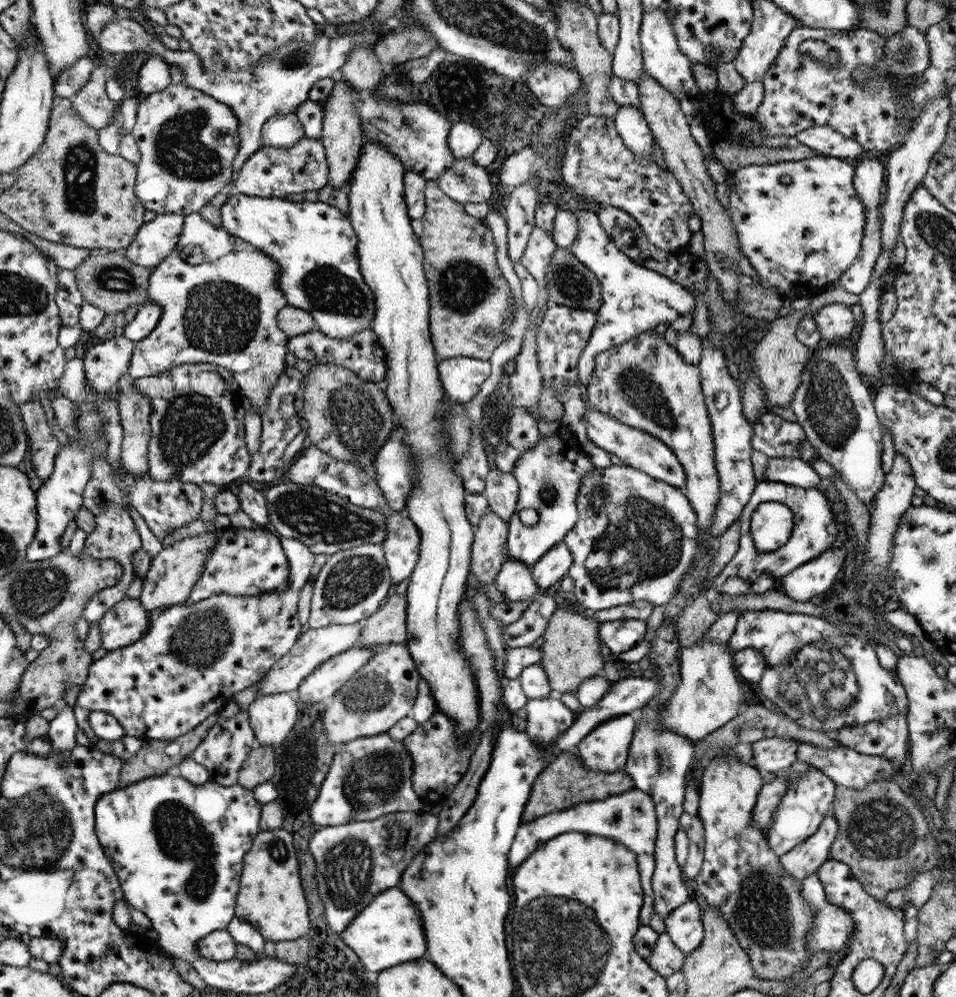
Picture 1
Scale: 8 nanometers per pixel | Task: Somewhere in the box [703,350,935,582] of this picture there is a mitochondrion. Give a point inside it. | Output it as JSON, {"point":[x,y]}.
{"point":[827,402]}

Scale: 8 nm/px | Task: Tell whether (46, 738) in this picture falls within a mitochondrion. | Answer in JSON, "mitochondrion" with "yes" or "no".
{"mitochondrion":"no"}

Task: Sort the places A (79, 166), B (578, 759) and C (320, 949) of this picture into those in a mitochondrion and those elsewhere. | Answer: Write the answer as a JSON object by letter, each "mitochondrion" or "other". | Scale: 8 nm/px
{"A":"mitochondrion","B":"other","C":"other"}

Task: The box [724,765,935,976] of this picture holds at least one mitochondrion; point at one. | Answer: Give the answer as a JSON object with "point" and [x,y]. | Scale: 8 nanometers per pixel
{"point":[762,912]}

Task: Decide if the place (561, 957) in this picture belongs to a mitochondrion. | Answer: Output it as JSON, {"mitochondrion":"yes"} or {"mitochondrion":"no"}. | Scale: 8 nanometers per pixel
{"mitochondrion":"yes"}

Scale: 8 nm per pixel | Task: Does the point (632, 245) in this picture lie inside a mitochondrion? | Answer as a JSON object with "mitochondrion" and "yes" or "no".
{"mitochondrion":"no"}

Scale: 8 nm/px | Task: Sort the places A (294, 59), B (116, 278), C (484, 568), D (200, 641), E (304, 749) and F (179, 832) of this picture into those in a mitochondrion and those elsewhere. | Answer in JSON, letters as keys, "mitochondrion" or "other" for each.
{"A":"mitochondrion","B":"mitochondrion","C":"other","D":"mitochondrion","E":"mitochondrion","F":"mitochondrion"}

